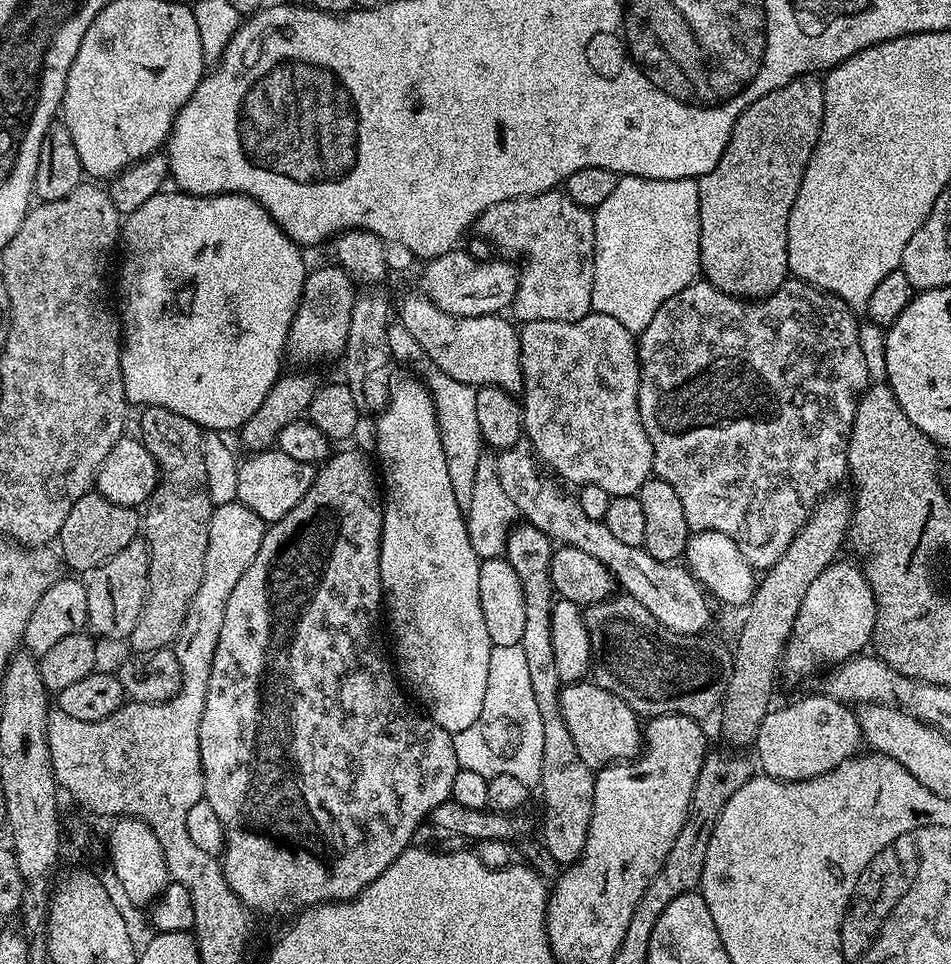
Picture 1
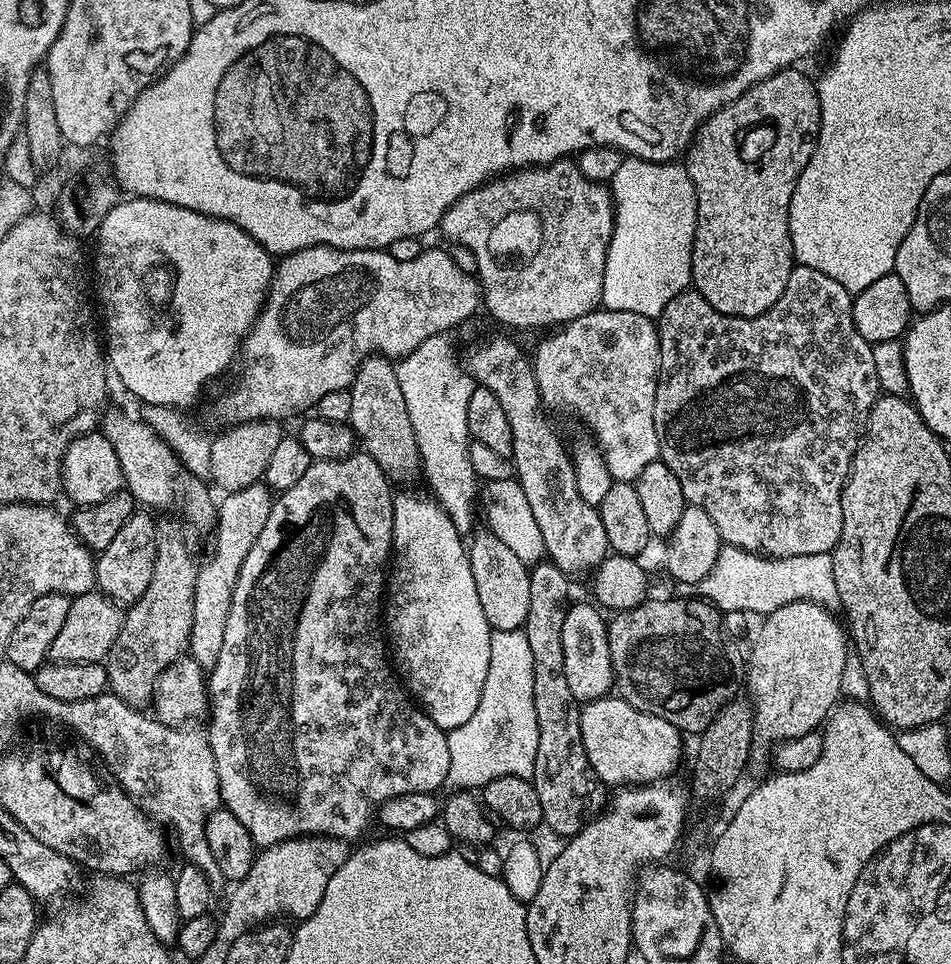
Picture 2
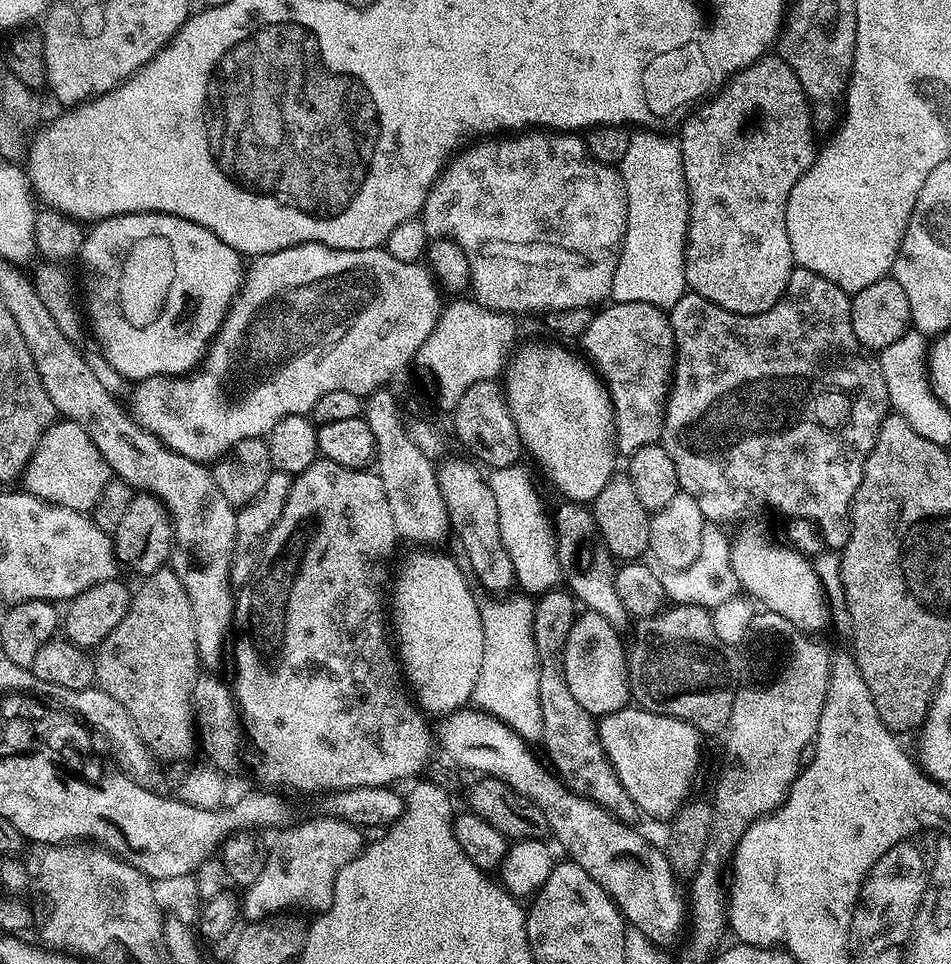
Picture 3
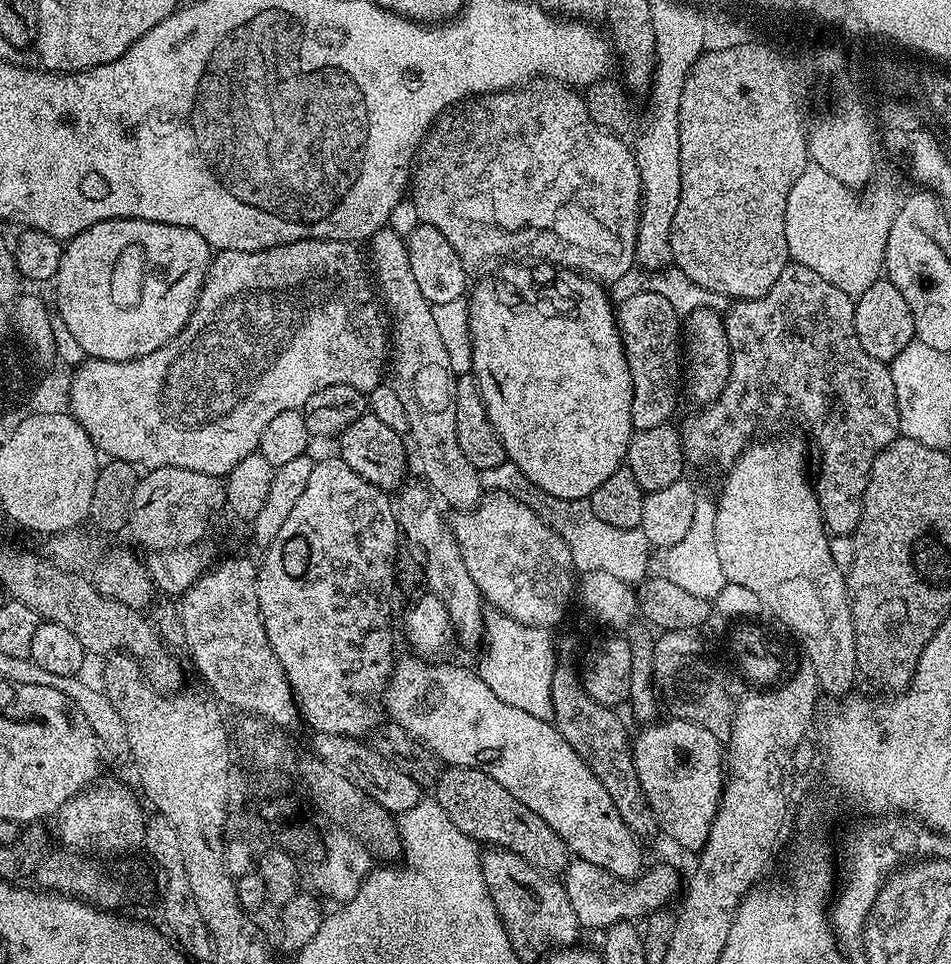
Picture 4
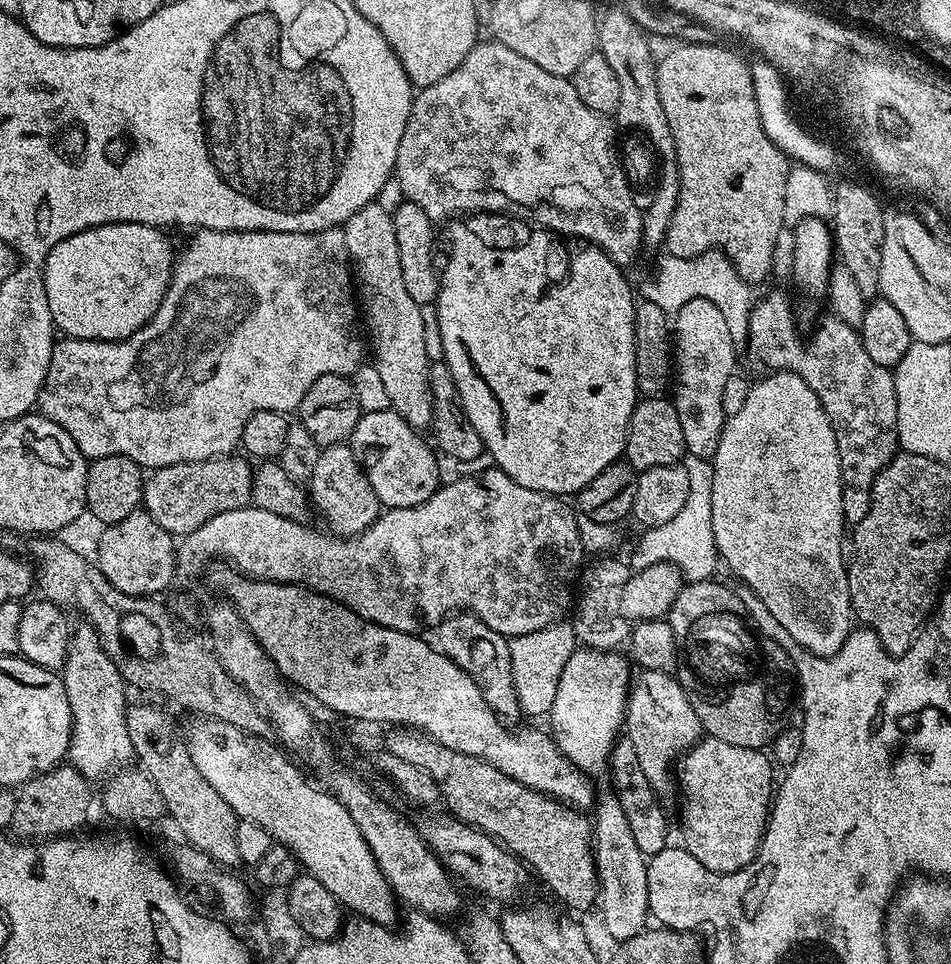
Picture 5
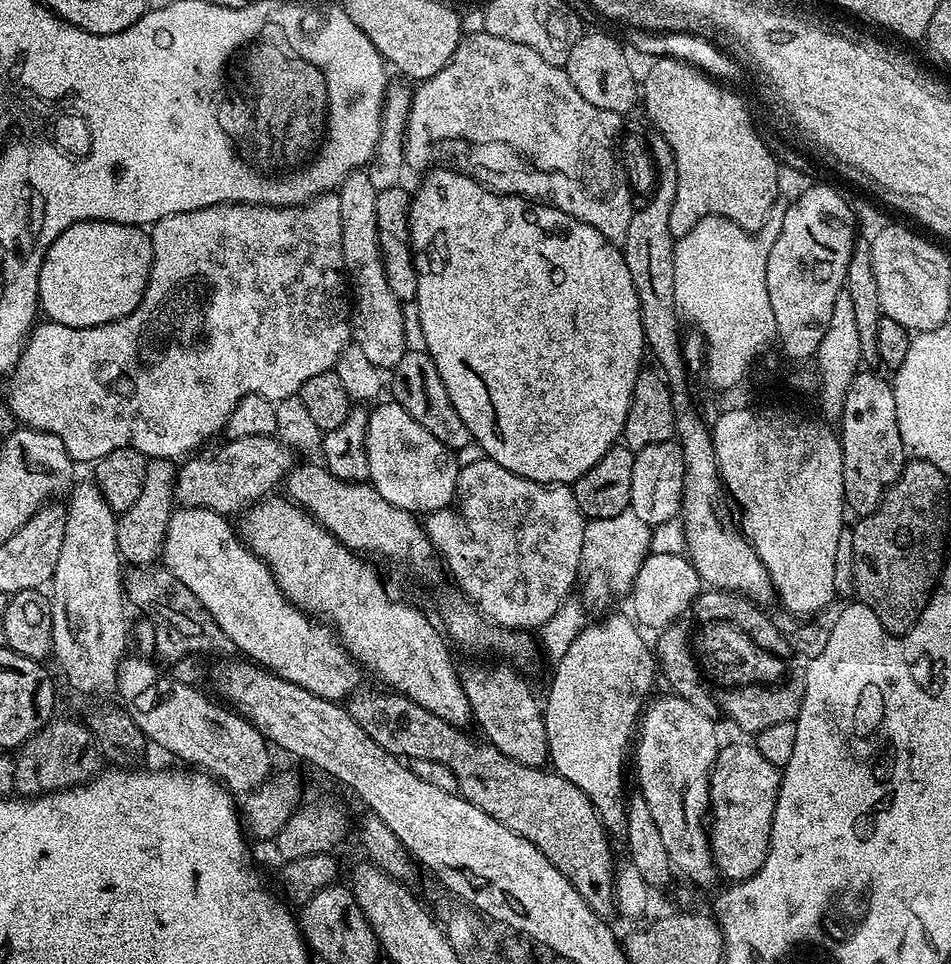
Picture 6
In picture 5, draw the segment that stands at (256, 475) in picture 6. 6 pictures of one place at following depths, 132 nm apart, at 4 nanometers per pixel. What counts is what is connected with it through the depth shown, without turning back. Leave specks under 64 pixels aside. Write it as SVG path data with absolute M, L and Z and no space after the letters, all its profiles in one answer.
M229 454L215 456L212 460L203 460L202 462L171 464L165 468L157 468L154 474L147 477L144 485L143 511L148 512L150 518L154 518L158 522L158 526L162 526L162 530L169 532L173 538L189 536L194 530L198 530L198 526L210 522L210 518L214 518L214 514L226 514L226 510L249 507L252 499L254 468L247 462L249 463L243 455Z

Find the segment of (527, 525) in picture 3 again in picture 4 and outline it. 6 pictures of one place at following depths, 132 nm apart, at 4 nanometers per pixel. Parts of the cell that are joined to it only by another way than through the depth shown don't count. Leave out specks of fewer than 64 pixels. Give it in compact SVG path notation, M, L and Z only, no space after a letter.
M510 462L490 466L490 470L482 470L479 474L481 489L505 492L518 498L523 504L534 509L564 539L570 550L572 567L577 573L598 570L614 574L614 577L620 578L631 586L640 584L649 575L647 562L651 558L653 547L641 528L609 526L606 522L602 522L602 518L598 518L598 514L594 514L591 499L554 498L538 490L538 486L530 483L526 474L522 474L522 470L518 470L518 466Z

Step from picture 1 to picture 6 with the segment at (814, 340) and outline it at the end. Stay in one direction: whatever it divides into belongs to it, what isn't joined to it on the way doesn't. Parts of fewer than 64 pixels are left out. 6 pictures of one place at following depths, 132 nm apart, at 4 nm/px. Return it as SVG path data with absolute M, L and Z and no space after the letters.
M857 371L848 387L844 409L838 421L844 503L851 511L852 508L856 511L857 517L868 516L884 501L888 488L902 474L906 463L902 434L898 430L898 414L894 406L894 390L887 379L883 380L872 372L875 371Z

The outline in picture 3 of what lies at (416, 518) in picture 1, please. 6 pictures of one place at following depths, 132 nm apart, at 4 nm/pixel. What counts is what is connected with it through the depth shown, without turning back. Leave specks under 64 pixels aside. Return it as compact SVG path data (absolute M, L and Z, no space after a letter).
M450 555L448 556L412 556L404 565L400 568L400 577L396 580L396 593L391 593L390 604L396 609L391 609L390 612L390 624L396 627L396 636L394 632L394 640L398 645L398 656L402 661L403 675L406 677L407 683L410 685L411 695L414 697L415 703L419 705L425 713L431 714L431 712L440 712L439 714L447 714L450 712L459 711L465 707L472 700L472 691L474 686L478 682L478 670L482 666L482 650L484 649L484 643L482 642L482 622L480 621L480 615L478 614L478 608L476 606L477 597L472 596L472 592L468 589L468 583L470 583L469 577L461 574L456 565L455 559Z

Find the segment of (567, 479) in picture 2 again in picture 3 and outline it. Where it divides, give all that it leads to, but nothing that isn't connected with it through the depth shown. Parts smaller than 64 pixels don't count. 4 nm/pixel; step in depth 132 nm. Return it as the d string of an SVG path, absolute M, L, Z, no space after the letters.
M564 502L561 505L561 508L557 512L555 509L554 512L554 527L556 553L560 563L559 571L562 573L562 580L568 583L567 591L587 611L602 614L602 618L606 618L610 626L614 626L617 630L624 630L628 622L630 624L630 615L618 598L618 591L615 590L617 561L608 553L608 547L602 542L591 511L585 505L575 502Z

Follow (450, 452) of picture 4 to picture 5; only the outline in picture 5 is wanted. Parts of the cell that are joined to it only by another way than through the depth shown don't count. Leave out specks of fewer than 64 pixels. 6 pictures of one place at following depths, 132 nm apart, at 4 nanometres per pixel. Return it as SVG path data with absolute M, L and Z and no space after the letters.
M373 202L362 206L362 210L354 213L342 227L358 285L362 324L370 341L371 355L372 352L376 355L376 369L378 374L382 374L382 382L390 394L391 411L397 412L410 427L427 429L432 422L432 391L428 385L430 361L426 352L424 308L410 298L402 279L402 262L398 259L392 214Z

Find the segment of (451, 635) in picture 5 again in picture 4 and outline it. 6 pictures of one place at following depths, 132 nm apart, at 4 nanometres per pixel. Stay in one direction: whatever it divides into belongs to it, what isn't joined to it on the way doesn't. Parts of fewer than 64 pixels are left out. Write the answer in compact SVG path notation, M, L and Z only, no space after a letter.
M405 483L399 489L400 497L395 497L394 511L399 531L403 539L404 536L408 539L409 546L420 555L420 560L424 563L427 591L436 595L450 614L455 643L460 643L464 648L481 647L484 644L486 601L480 595L474 578L470 578L470 570L466 570L466 564L462 562L458 542L454 538L449 521L440 517L433 493L423 483L415 483Z

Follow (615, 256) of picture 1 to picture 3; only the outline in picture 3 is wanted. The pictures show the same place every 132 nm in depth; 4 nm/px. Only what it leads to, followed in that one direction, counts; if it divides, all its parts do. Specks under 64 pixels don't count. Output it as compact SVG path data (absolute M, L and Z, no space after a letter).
M636 130L629 135L626 146L626 158L622 158L618 165L618 171L624 189L626 190L626 234L624 235L624 246L620 249L620 261L614 270L614 282L612 283L611 299L617 304L622 302L646 302L655 308L670 310L678 298L682 298L686 291L684 283L684 243L688 240L688 187L684 177L684 167L682 166L682 154L680 153L679 139L667 140L664 136L659 136L656 130Z

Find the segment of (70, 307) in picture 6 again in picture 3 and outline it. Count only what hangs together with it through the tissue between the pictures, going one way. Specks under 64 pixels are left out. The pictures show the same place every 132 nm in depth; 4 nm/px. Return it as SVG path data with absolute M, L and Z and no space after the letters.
M127 212L124 216L111 216L105 220L97 220L87 229L84 244L80 247L78 264L84 267L84 296L82 292L82 304L86 309L86 324L92 327L92 336L96 339L95 347L110 362L114 370L124 377L128 382L139 382L151 376L183 376L185 372L193 368L203 359L204 353L208 351L208 345L229 305L236 293L240 291L240 283L244 280L246 271L245 261L240 253L226 246L222 238L210 234L206 226L198 226L186 218L168 216L164 212Z

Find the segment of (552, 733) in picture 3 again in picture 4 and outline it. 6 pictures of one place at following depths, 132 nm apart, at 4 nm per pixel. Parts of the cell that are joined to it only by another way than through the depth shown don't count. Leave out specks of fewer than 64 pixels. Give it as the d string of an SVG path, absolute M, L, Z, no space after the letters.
M562 638L556 640L556 665L554 666L554 678L550 682L550 698L552 699L552 720L556 729L562 734L562 738L566 738L566 742L574 748L574 754L578 754L582 758L582 762L586 762L586 766L590 766L590 770L598 778L598 782L602 782L602 786L606 786L606 794L610 794L614 806L618 806L618 814L622 814L622 822L626 822L626 826L641 842L647 842L658 836L656 819L642 794L642 786L638 782L638 774L634 770L630 732L628 736L619 714L611 712L613 709L609 705L600 704L594 698L590 698L590 694L586 694L584 681L580 679L578 656L572 653L571 642L562 640Z

